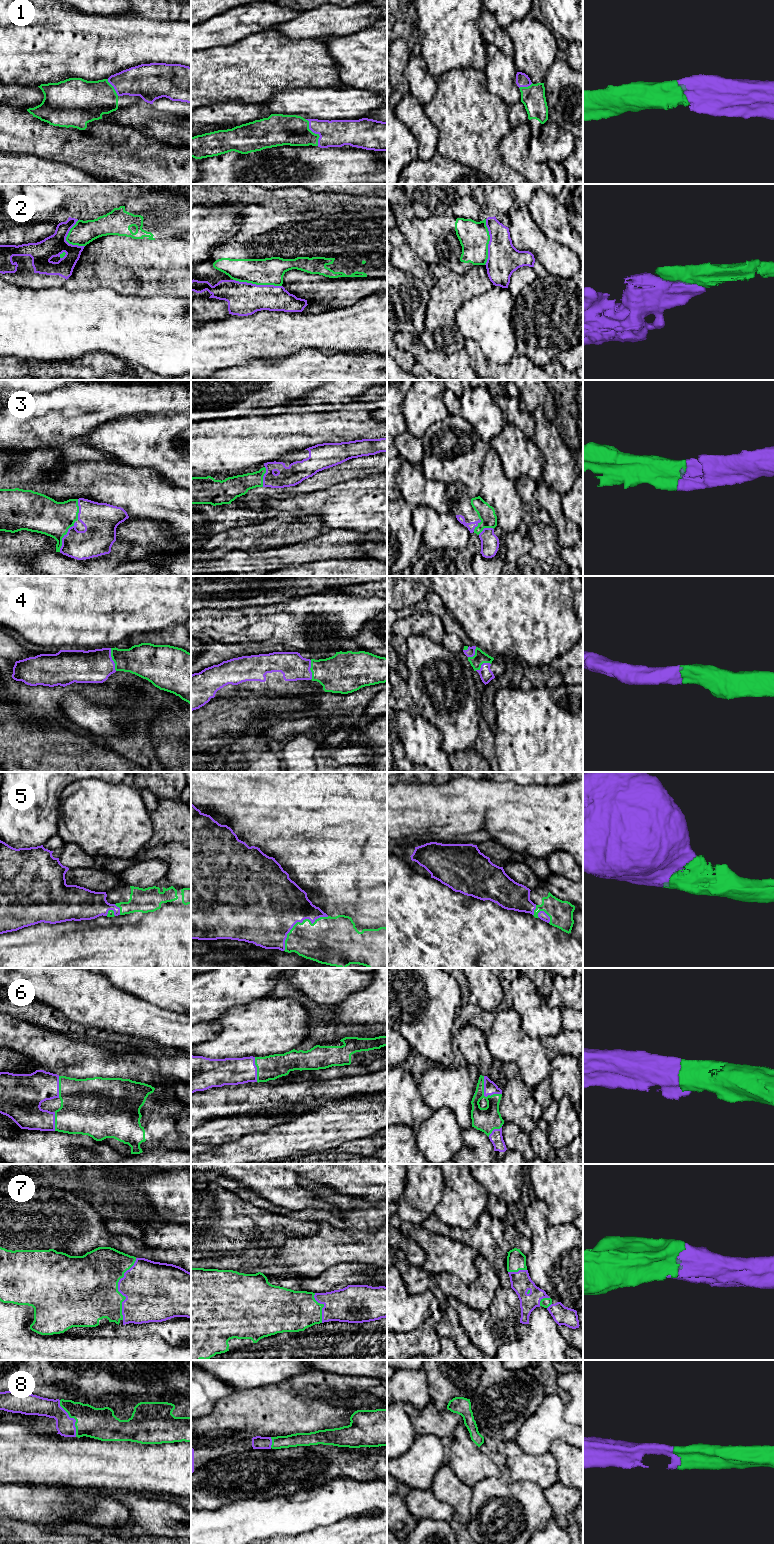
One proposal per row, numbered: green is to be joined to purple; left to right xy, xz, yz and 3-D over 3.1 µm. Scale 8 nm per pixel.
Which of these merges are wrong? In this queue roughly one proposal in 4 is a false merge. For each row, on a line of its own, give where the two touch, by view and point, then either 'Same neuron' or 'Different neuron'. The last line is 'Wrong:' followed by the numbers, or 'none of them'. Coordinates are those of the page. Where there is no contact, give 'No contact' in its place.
1: Touches purple at xz (314, 132). Same neuron
2: Touches purple at xz (259, 285). Different neuron
3: Touches purple at xy (63, 537). Same neuron
4: Touches purple at xy (111, 659). Same neuron
5: Touches purple at xz (298, 921). Same neuron
6: Touches purple at yz (484, 1094). Same neuron
7: Touches purple at xy (118, 1289). Same neuron
8: Touches purple at xy (72, 1418). Same neuron
Wrong: 2

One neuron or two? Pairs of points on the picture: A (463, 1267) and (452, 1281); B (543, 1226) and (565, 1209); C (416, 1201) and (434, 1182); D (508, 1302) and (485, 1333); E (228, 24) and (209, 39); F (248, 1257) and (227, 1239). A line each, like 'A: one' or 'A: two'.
A: two
B: two
C: one
D: one
E: one
F: two

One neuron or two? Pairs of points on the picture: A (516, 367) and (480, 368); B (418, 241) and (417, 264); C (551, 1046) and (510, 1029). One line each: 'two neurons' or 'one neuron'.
A: one neuron
B: two neurons
C: two neurons

